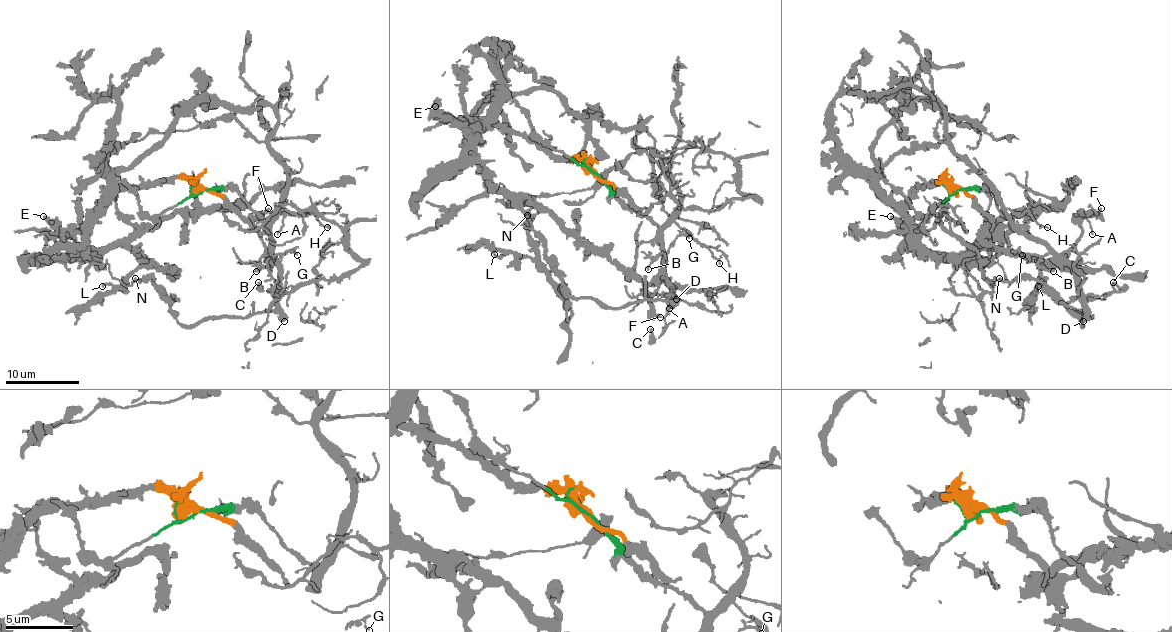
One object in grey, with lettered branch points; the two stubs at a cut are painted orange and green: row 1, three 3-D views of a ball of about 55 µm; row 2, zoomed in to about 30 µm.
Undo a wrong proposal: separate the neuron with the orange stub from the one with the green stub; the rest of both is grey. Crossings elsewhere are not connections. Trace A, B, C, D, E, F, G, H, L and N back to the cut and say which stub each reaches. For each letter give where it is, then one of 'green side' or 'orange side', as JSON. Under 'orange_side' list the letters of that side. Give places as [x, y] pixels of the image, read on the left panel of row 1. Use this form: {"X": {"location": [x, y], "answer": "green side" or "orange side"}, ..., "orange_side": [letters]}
{"A": {"location": [277, 234], "answer": "green side"}, "B": {"location": [256, 271], "answer": "green side"}, "C": {"location": [258, 282], "answer": "green side"}, "D": {"location": [284, 321], "answer": "green side"}, "E": {"location": [43, 216], "answer": "orange side"}, "F": {"location": [268, 208], "answer": "green side"}, "G": {"location": [297, 255], "answer": "green side"}, "H": {"location": [327, 227], "answer": "green side"}, "L": {"location": [102, 286], "answer": "orange side"}, "N": {"location": [135, 278], "answer": "green side"}, "orange_side": ["E", "L"]}

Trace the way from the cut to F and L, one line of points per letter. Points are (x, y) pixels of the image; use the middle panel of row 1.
F: (593, 172), (626, 205), (642, 212), (659, 229), (661, 280), (646, 297), (661, 317)
L: (593, 172), (488, 122), (475, 154), (482, 172), (525, 216), (536, 255), (494, 255)

